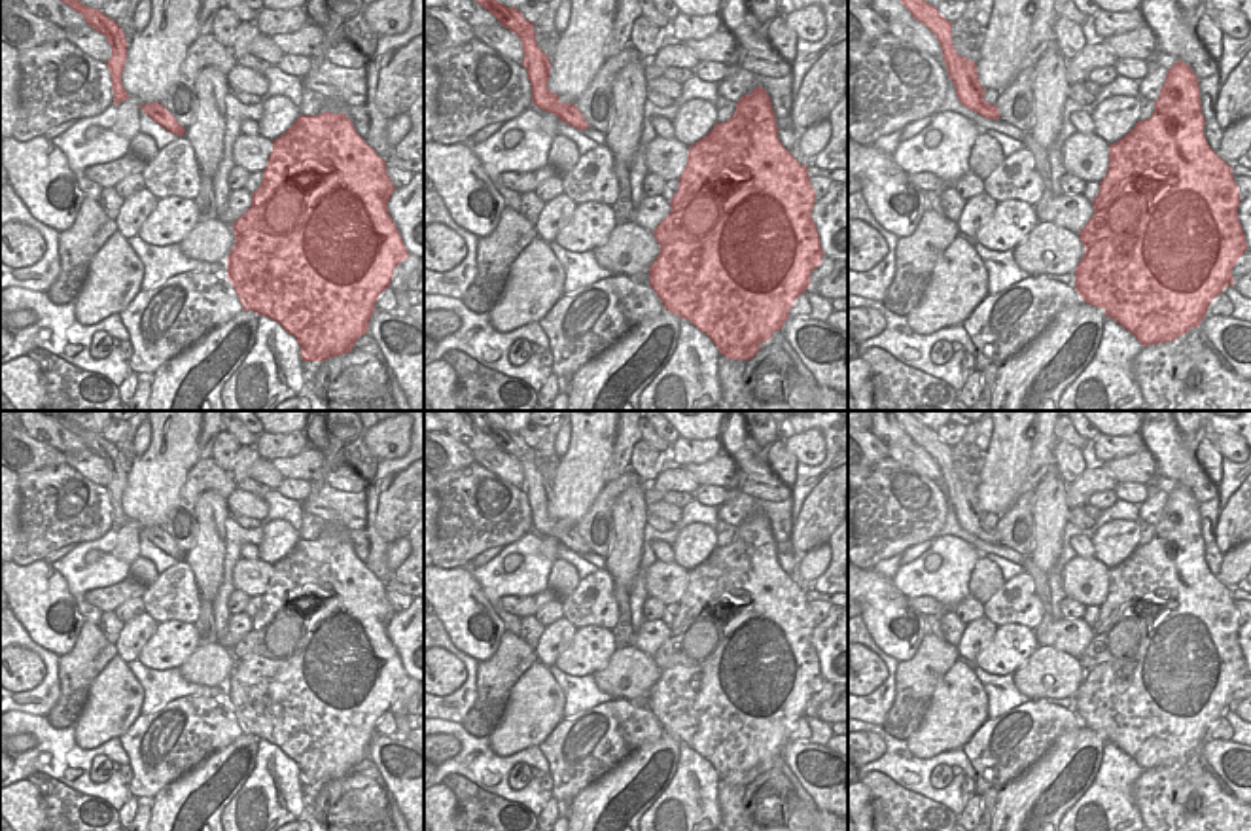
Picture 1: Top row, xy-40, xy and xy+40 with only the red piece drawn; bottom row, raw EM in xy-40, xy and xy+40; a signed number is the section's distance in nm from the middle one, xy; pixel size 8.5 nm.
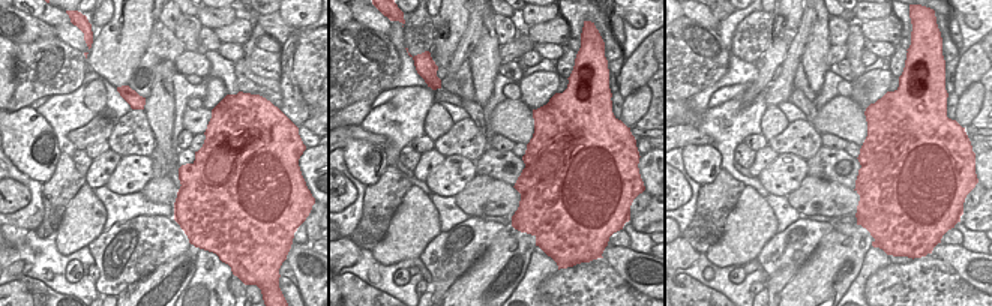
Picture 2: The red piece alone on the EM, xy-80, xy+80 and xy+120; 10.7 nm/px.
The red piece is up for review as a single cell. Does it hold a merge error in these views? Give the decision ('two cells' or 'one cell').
two cells

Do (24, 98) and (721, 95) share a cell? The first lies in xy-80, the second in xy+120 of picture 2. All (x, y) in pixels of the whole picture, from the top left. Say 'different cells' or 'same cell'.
different cells

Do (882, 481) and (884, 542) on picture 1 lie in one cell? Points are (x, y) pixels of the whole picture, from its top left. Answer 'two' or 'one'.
one

